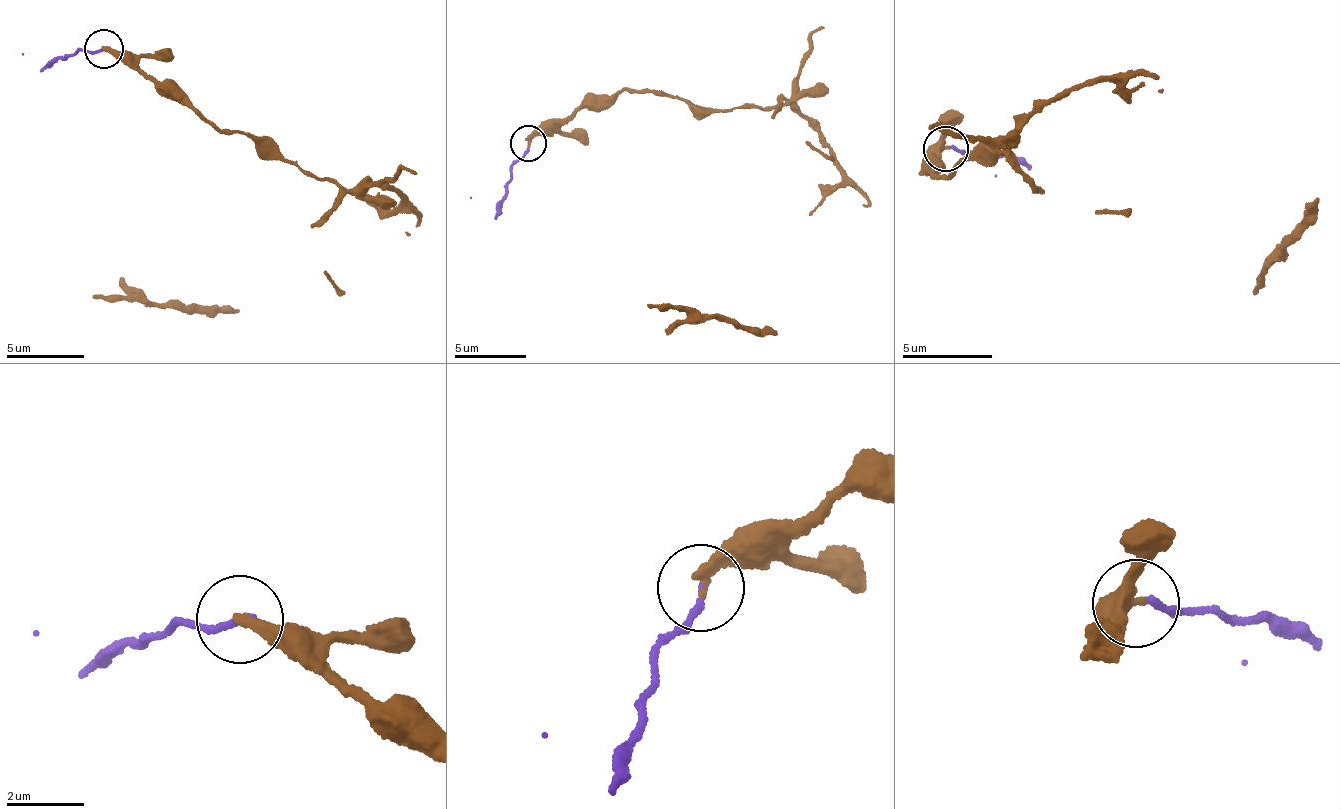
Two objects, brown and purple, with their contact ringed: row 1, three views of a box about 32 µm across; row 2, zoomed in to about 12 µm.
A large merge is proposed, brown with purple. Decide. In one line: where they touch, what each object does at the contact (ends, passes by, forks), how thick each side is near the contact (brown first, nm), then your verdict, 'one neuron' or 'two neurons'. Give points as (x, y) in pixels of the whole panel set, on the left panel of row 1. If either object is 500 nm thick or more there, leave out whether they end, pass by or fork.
(104, 48) | brown ends | purple ends | 300/150 nm | two neurons

